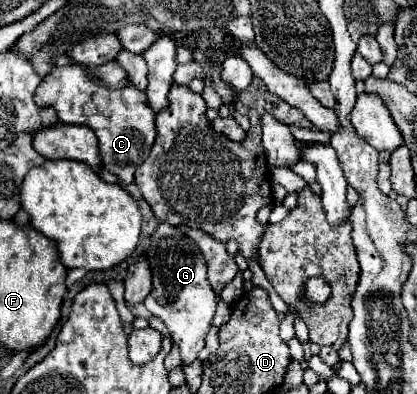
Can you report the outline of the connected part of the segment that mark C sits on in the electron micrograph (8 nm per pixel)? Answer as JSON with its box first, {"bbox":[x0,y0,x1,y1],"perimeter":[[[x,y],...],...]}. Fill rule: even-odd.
{"bbox":[34,64,156,184],"perimeter":[[[74,64],[54,68],[48,76],[44,76],[34,94],[34,102],[40,108],[52,106],[62,124],[82,124],[92,128],[100,142],[100,156],[104,160],[104,168],[118,176],[118,180],[124,184],[134,182],[134,170],[150,154],[152,142],[156,138],[156,114],[148,106],[144,92],[136,90],[136,86],[108,90],[92,82],[80,64]]]}

